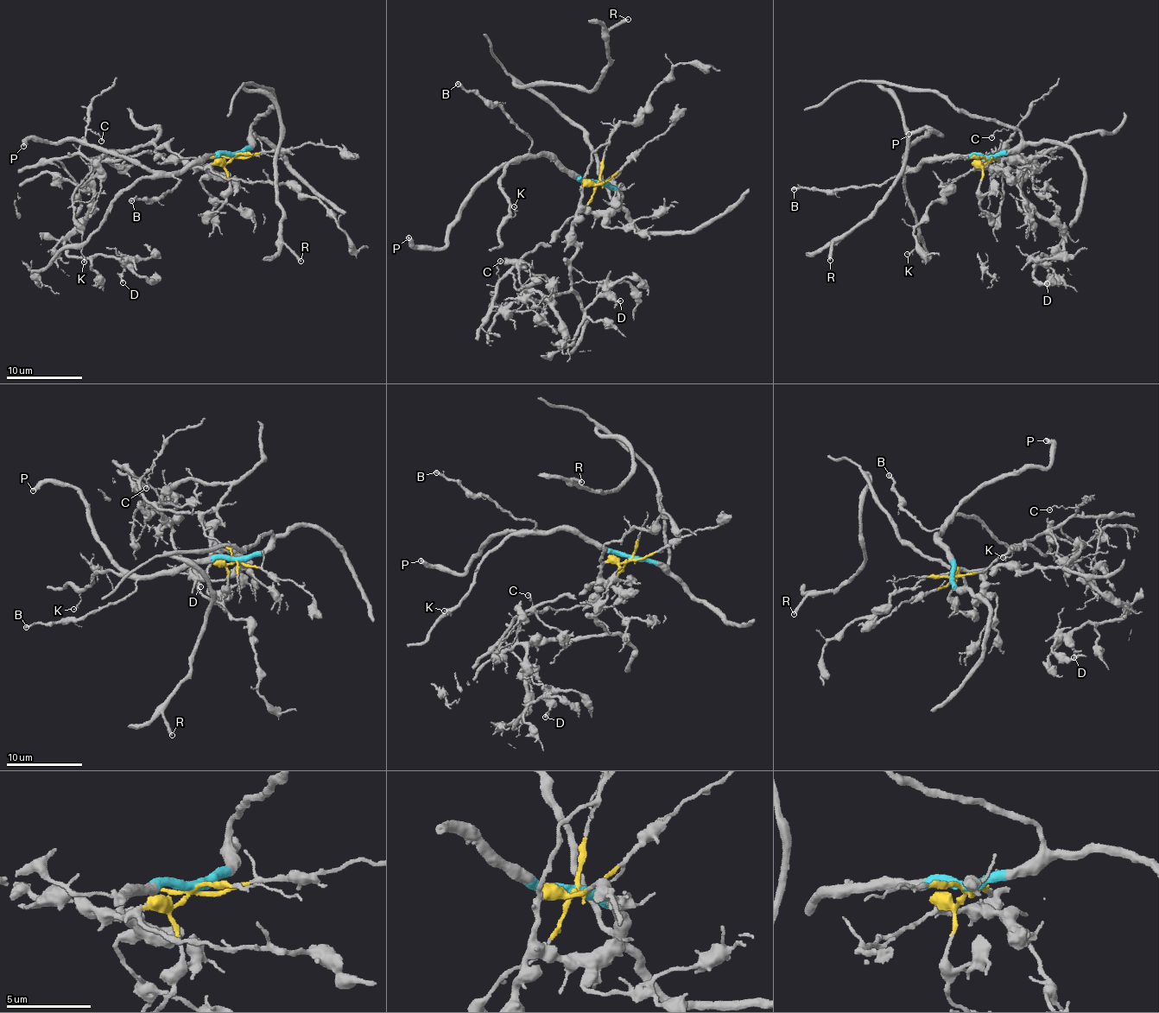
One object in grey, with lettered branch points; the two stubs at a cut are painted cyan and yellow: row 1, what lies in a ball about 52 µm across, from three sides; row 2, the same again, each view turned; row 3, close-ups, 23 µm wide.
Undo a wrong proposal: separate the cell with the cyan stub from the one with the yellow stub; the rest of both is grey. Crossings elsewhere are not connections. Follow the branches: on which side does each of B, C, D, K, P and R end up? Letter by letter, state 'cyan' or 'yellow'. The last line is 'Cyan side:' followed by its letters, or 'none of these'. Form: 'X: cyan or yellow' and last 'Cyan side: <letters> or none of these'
B: cyan
C: yellow
D: yellow
K: cyan
P: cyan
R: cyan
Cyan side: B, K, P, R

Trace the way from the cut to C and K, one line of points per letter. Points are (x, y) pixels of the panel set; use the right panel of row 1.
C: (987, 161), (1061, 148), (1019, 166), (999, 160), (1015, 127), (991, 136)
K: (987, 158), (943, 155), (921, 161), (914, 168), (901, 169), (919, 236), (918, 245), (907, 253)

